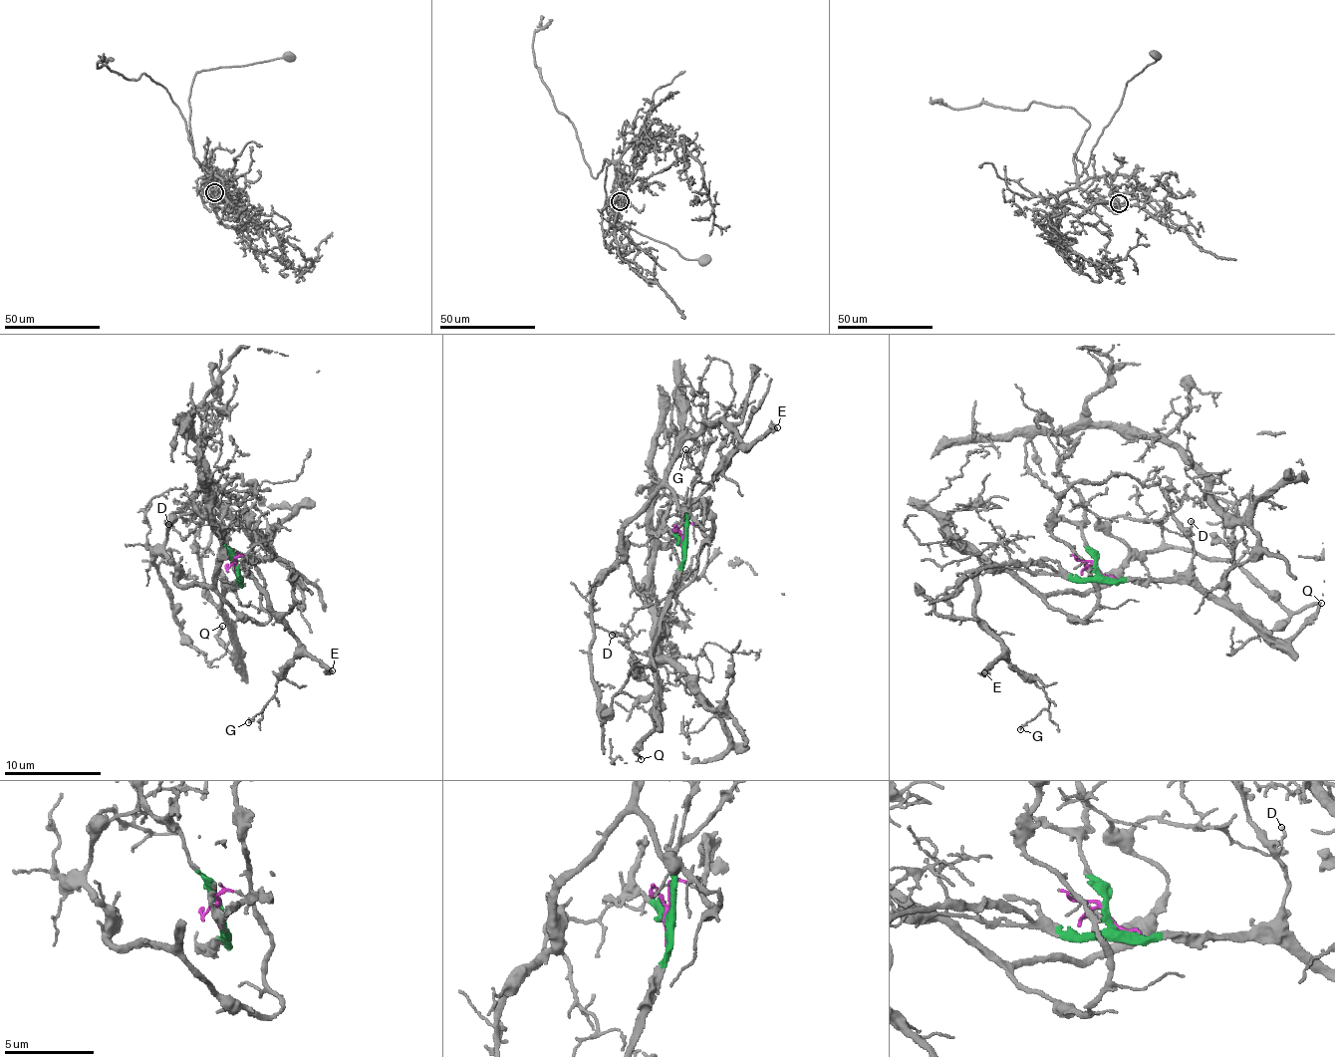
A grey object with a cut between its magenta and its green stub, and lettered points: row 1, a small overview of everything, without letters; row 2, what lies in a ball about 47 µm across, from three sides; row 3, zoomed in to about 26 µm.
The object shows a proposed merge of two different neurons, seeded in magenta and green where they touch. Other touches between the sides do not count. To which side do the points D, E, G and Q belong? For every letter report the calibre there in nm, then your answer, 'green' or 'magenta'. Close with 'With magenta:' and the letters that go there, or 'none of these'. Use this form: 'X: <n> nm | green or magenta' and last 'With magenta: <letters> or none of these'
D: 150 nm | magenta
E: 480 nm | magenta
G: 180 nm | magenta
Q: 200 nm | green
With magenta: D, E, G

